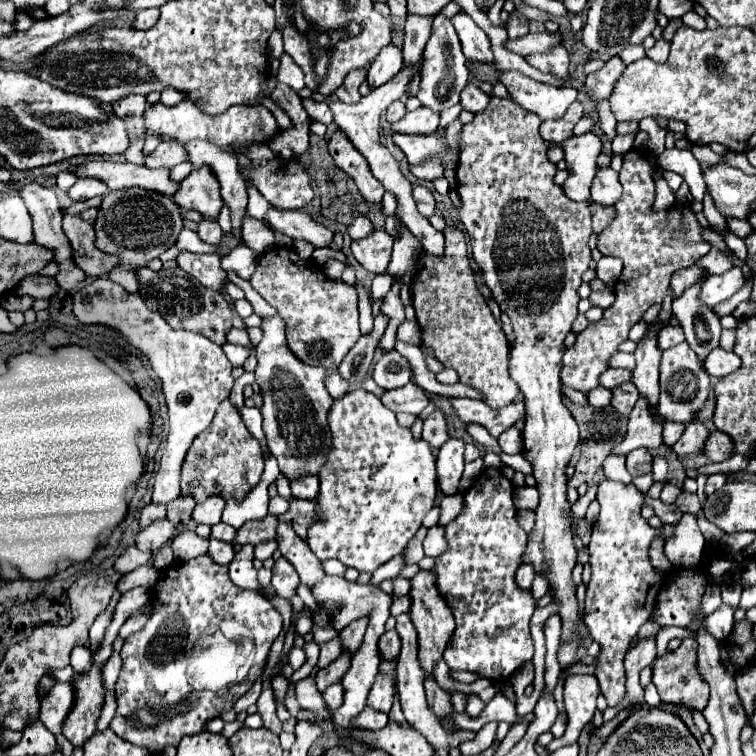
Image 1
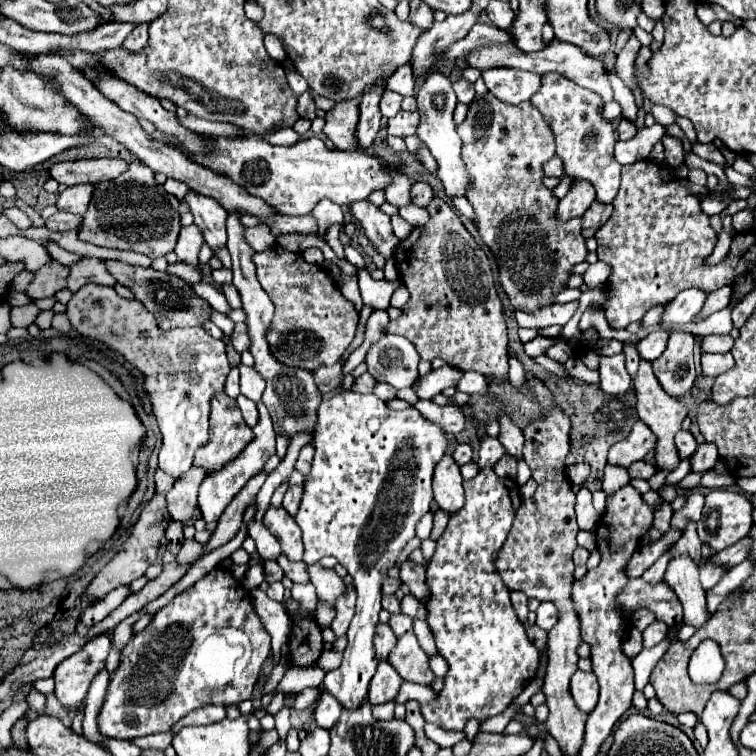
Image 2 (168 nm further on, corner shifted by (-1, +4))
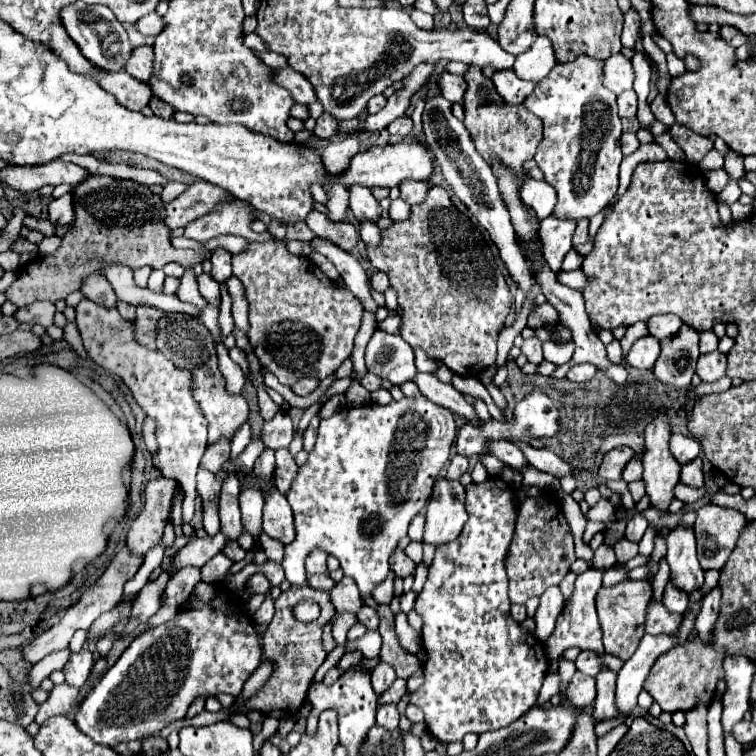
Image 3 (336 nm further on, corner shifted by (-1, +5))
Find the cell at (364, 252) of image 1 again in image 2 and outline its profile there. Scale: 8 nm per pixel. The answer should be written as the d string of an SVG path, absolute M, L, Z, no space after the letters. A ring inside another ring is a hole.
M368 200L352 204L350 212L354 214L356 222L362 226L372 250L378 252L386 260L394 258L394 250L398 246L398 238L392 232L390 216L386 216L378 206L370 204Z

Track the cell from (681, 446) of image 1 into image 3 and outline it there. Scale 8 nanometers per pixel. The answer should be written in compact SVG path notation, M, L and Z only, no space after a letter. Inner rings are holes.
M672 435L670 453L680 465L686 465L700 455L700 443L696 443L692 437L686 437L686 435Z

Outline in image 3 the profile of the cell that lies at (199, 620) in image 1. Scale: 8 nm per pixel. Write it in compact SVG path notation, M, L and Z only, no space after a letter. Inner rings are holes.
M218 587L214 601L200 603L194 597L188 597L186 603L190 605L190 609L178 611L172 621L148 629L138 639L134 639L132 645L116 661L116 665L108 669L108 673L82 699L74 715L74 723L94 743L116 747L122 741L136 741L146 735L154 735L162 727L184 719L190 703L198 695L210 697L218 693L230 693L232 697L238 697L246 679L258 669L262 661L260 639L256 637L252 623L244 617L240 609L240 599L236 595L230 595L226 589Z

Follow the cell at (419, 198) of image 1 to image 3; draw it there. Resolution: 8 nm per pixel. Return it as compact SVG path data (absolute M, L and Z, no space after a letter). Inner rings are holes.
M406 179L398 185L400 189L400 197L408 203L408 205L416 205L416 203L422 203L424 201L424 195L428 193L428 183L424 181L412 181L412 179Z

